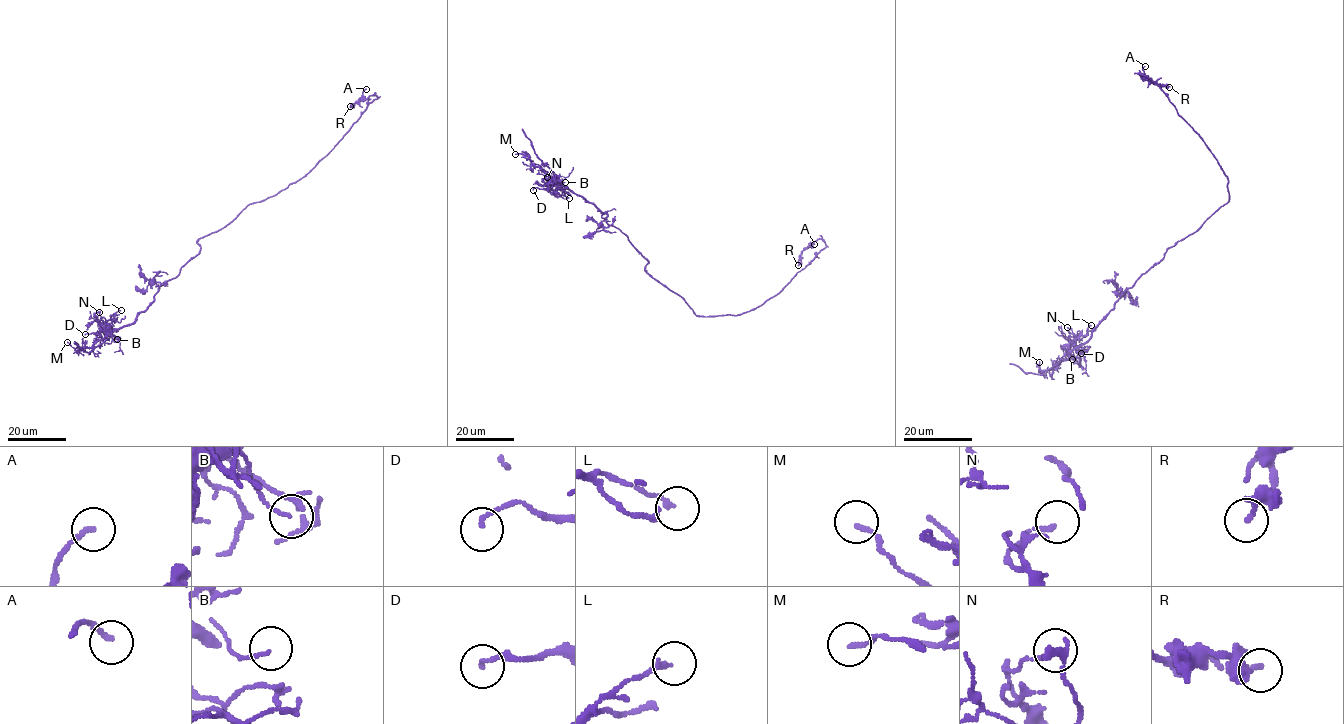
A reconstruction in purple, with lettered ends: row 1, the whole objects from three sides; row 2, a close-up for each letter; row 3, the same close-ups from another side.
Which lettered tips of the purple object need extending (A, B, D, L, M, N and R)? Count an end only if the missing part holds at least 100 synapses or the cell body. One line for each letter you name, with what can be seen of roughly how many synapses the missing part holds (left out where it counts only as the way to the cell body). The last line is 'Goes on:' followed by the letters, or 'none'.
Goes on: none

